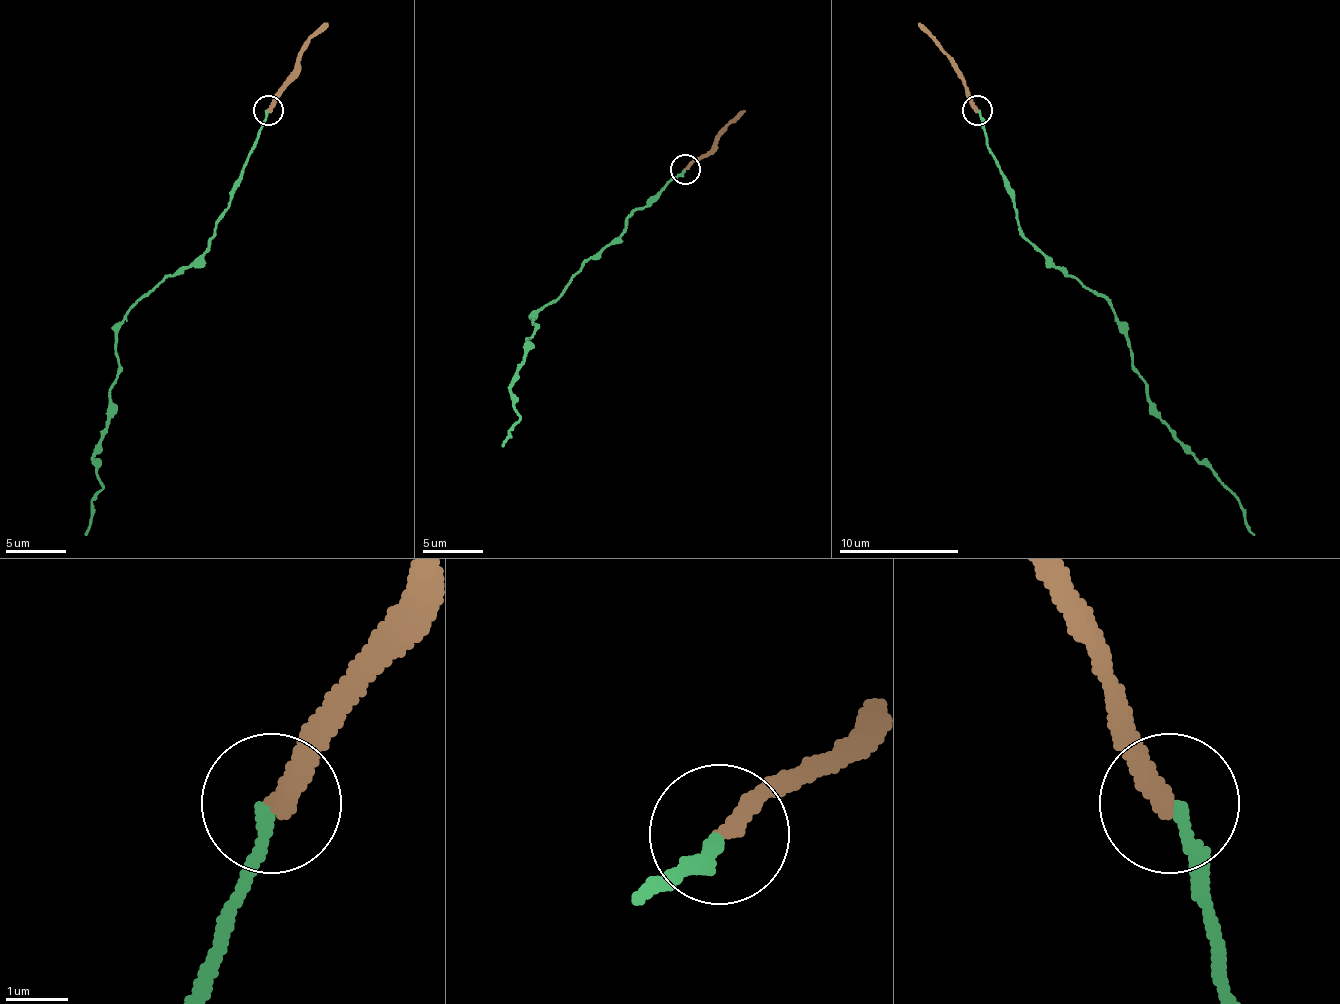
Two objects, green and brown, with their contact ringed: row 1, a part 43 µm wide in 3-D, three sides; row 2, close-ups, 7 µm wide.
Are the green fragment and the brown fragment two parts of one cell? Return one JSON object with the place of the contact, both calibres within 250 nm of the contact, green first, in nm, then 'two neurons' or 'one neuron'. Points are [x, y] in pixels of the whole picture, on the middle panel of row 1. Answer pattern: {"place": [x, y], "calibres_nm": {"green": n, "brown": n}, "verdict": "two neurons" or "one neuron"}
{"place": [685, 169], "calibres_nm": {"green": 200, "brown": 340}, "verdict": "two neurons"}

